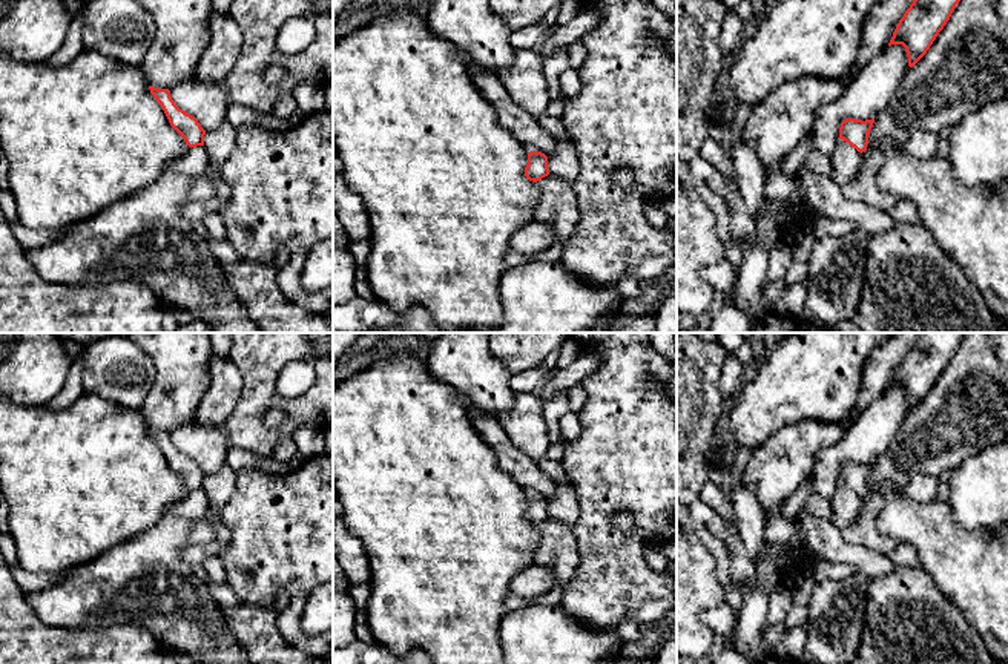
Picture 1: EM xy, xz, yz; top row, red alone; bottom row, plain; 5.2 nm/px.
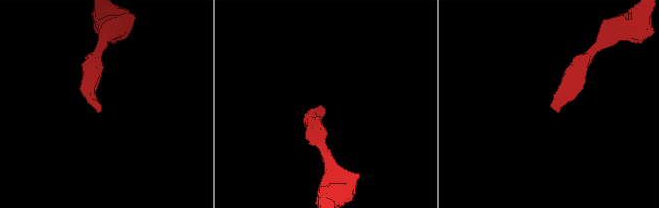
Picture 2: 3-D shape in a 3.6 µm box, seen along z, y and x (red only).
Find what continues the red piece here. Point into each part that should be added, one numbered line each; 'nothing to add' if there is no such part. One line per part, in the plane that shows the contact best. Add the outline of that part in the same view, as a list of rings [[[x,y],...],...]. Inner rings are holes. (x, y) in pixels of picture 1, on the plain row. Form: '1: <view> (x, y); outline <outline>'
1: yz (846, 503); outline [[[841,482],[836,485],[830,500],[833,506],[833,515],[830,521],[841,529],[858,515],[862,506],[862,497]]]

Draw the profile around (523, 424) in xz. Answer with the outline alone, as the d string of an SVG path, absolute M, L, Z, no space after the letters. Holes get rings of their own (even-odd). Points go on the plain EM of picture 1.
M517 393L512 408L499 417L511 442L532 460L546 459L551 446L543 417L543 400L537 393Z

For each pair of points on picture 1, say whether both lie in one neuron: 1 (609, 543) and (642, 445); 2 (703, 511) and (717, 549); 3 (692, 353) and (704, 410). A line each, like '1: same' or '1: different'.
1: same
2: same
3: same

